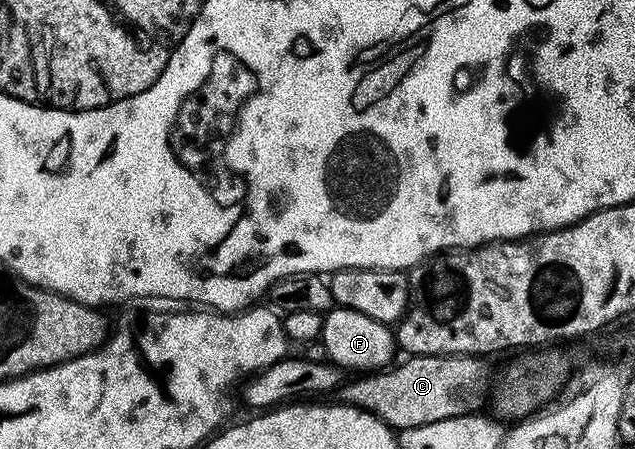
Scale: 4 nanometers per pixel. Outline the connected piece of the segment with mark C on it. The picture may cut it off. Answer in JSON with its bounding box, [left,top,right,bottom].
[339,355,491,433]

